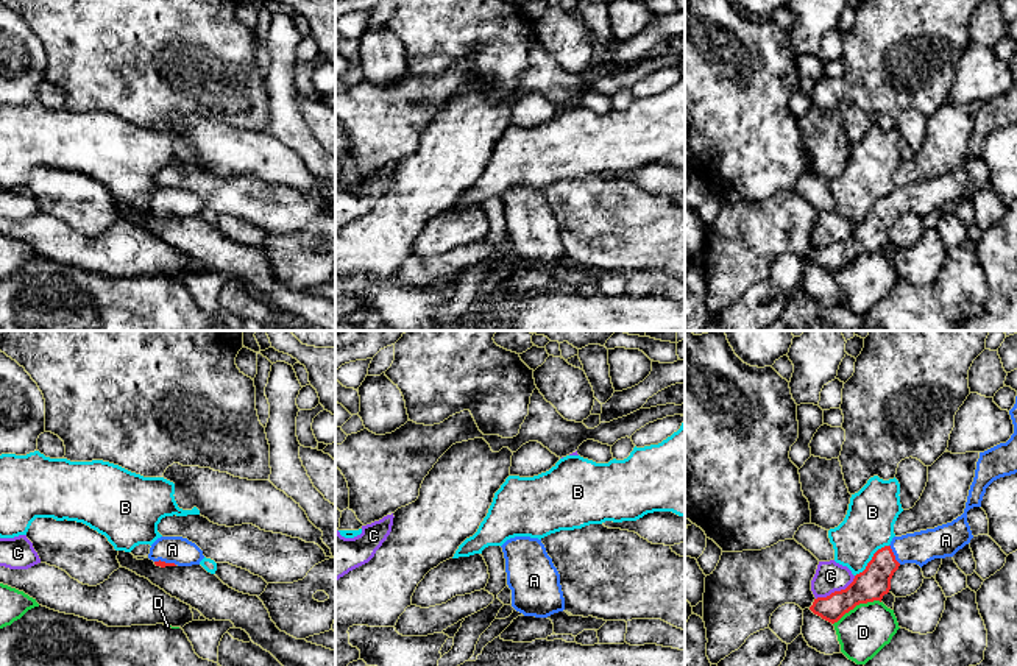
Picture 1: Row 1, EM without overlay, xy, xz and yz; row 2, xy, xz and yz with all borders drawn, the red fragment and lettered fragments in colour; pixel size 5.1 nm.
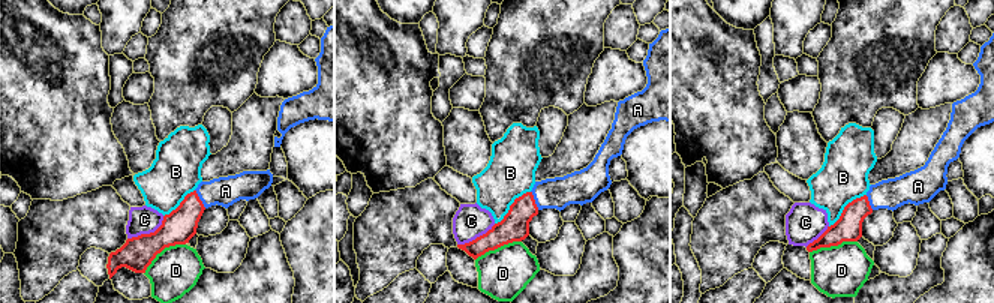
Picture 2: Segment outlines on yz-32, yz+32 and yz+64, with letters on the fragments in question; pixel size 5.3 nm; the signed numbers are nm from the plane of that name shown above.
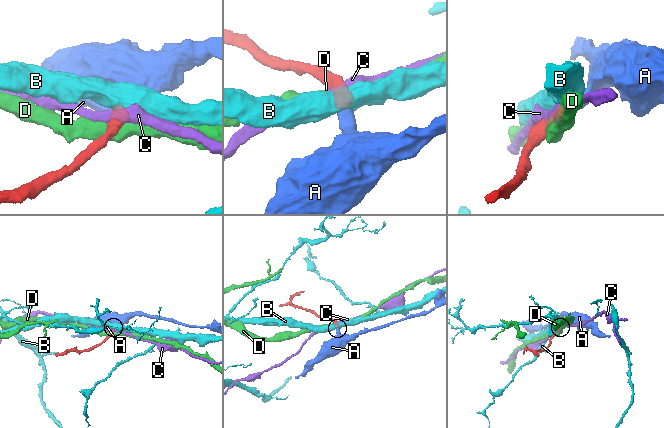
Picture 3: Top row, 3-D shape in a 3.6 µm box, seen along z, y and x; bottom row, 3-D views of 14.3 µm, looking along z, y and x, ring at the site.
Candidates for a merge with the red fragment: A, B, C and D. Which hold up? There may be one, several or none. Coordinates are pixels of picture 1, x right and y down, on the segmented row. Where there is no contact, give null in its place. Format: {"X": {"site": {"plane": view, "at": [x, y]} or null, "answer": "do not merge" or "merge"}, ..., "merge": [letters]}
{"A": {"site": {"plane": "yz", "at": [892, 554]}, "answer": "merge"}, "B": {"site": {"plane": "yz", "at": [872, 559]}, "answer": "do not merge"}, "C": {"site": {"plane": "yz", "at": [836, 591]}, "answer": "do not merge"}, "D": {"site": {"plane": "yz", "at": [857, 604]}, "answer": "do not merge"}, "merge": ["A"]}

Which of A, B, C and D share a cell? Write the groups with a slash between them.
A / B / C / D

